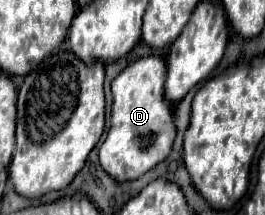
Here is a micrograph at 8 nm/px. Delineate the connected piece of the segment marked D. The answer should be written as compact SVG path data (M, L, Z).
M150 55L130 63L112 81L112 117L108 137L100 147L100 165L116 181L130 181L144 175L170 155L176 139L174 107L164 97L166 61Z

